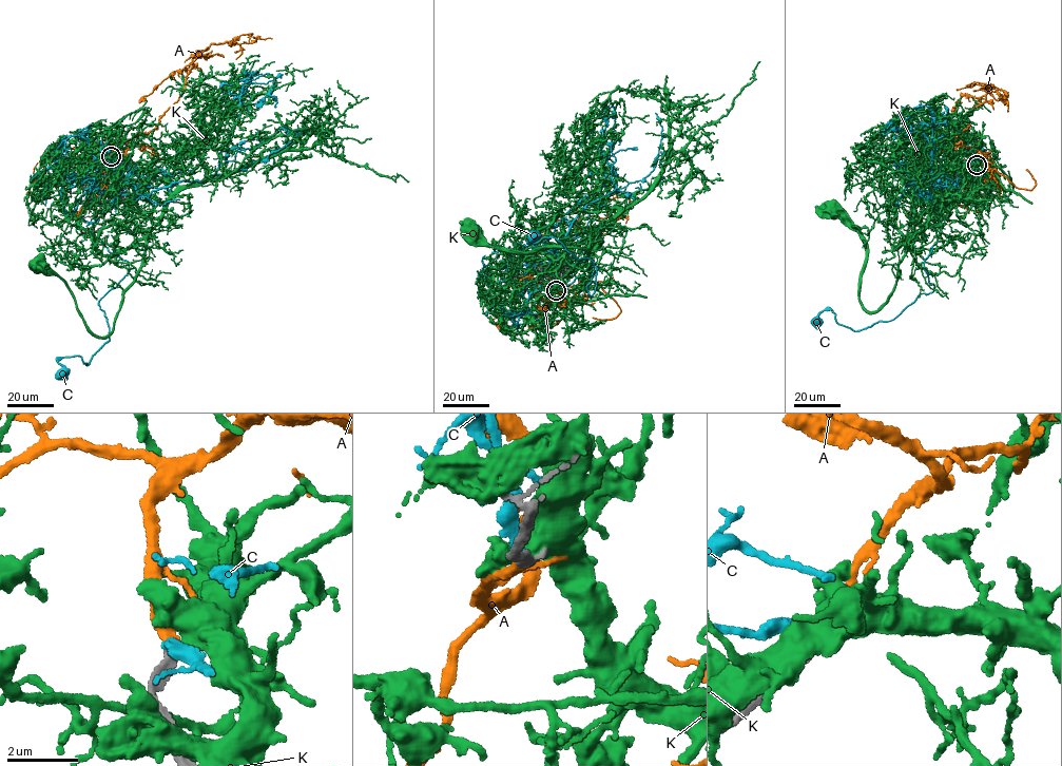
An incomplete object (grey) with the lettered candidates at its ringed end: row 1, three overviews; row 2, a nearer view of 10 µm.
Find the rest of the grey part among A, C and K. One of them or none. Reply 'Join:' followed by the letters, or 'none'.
Join: A

